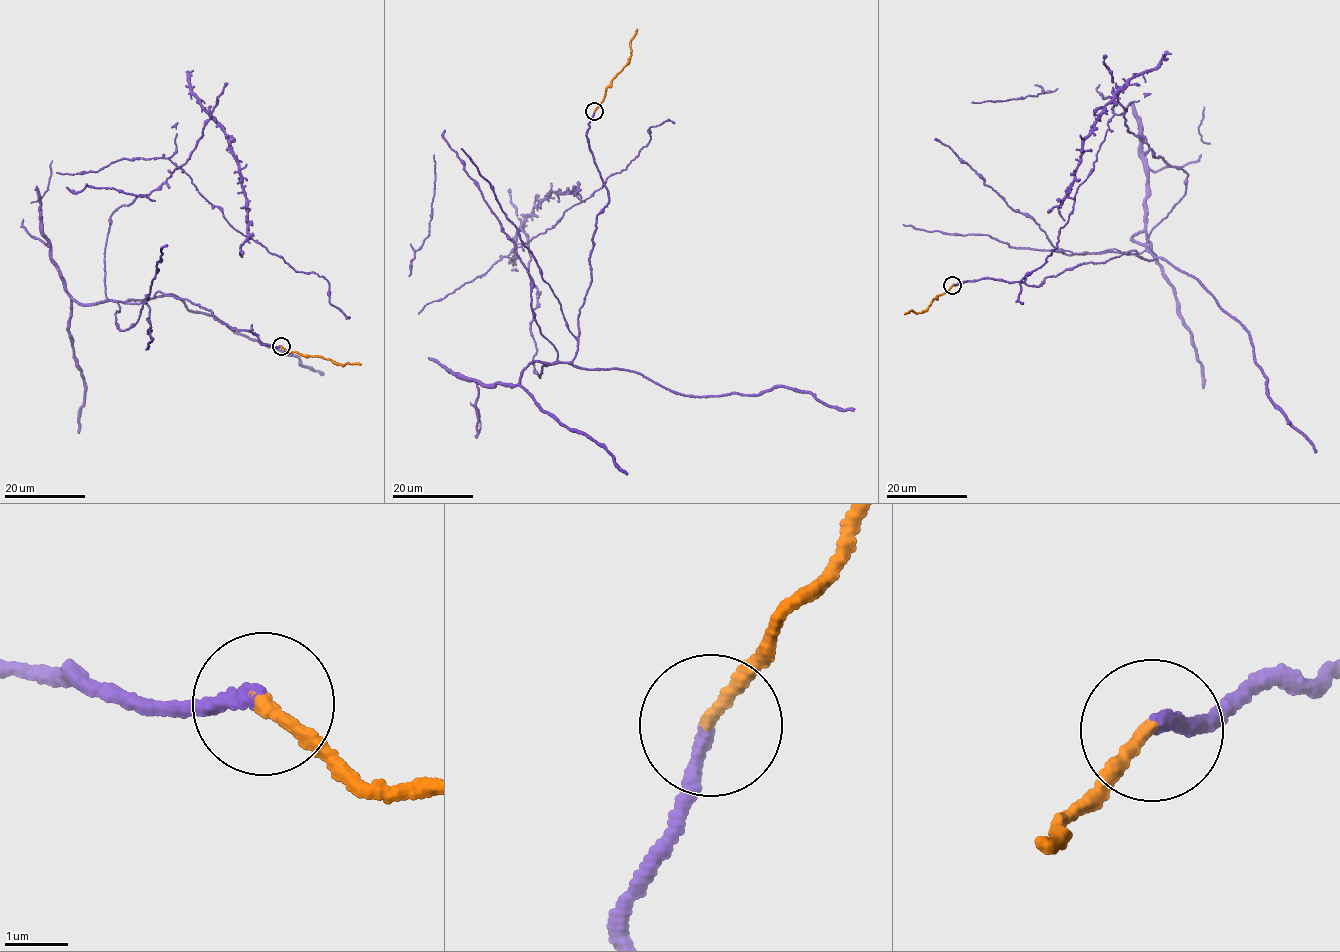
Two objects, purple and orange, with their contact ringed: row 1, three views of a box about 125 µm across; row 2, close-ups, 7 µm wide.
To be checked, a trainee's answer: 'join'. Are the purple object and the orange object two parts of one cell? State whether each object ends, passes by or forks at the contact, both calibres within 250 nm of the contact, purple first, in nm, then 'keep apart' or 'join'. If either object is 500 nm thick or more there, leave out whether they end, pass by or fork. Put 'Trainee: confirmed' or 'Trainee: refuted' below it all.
purple ends | orange ends | 240/200 nm | join
Trainee: confirmed

